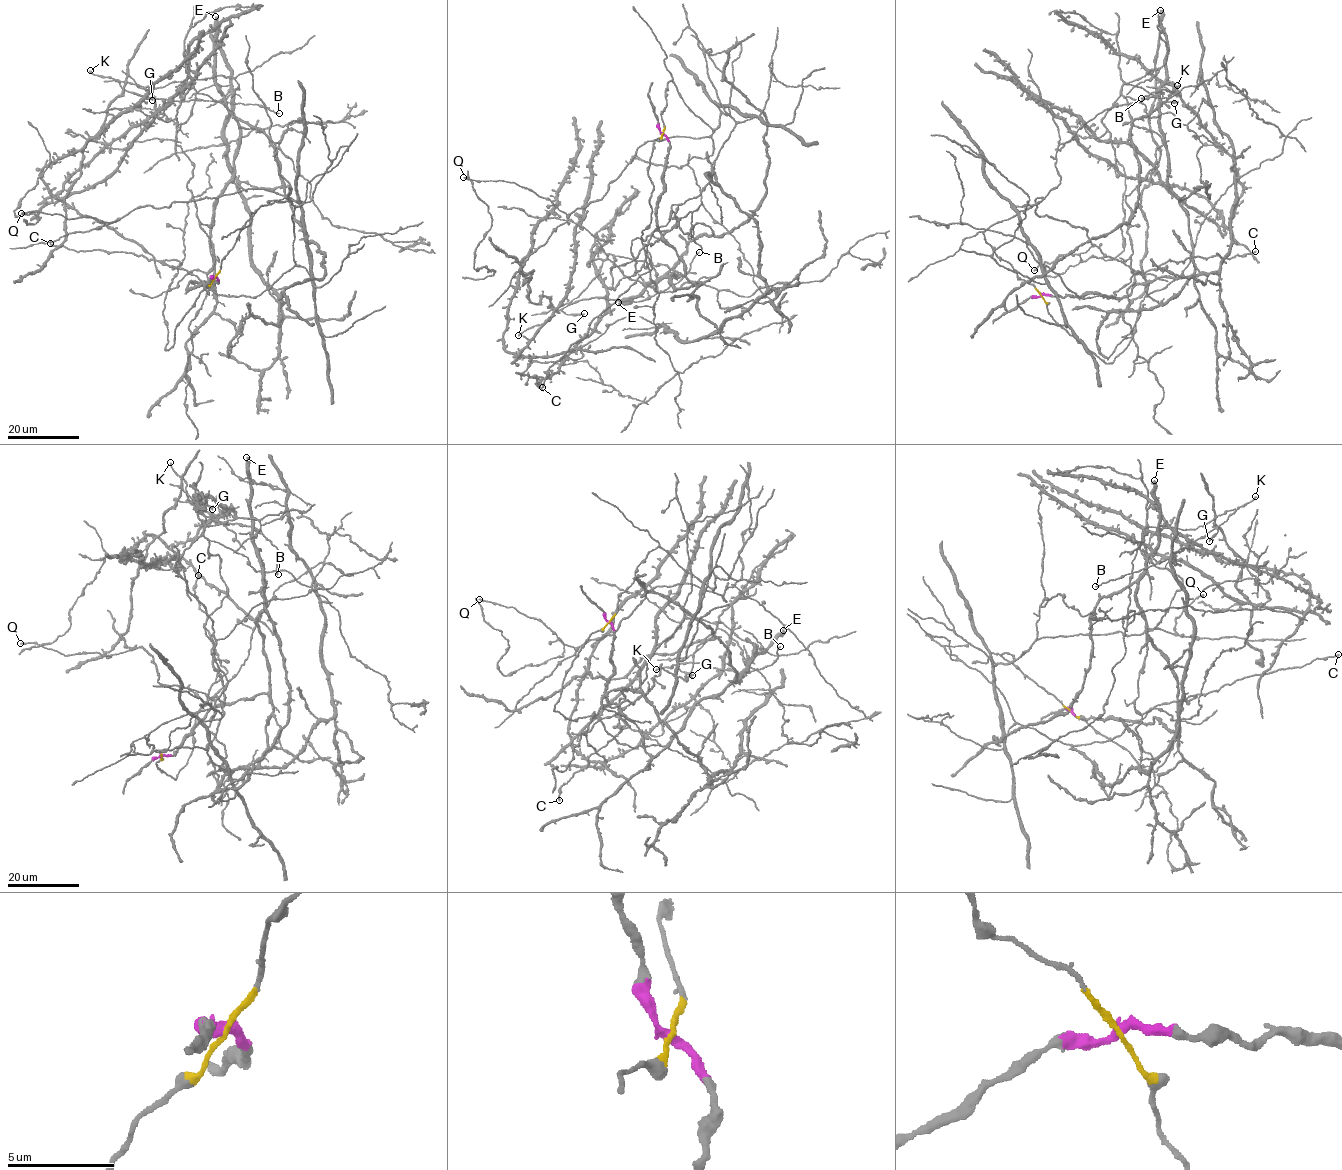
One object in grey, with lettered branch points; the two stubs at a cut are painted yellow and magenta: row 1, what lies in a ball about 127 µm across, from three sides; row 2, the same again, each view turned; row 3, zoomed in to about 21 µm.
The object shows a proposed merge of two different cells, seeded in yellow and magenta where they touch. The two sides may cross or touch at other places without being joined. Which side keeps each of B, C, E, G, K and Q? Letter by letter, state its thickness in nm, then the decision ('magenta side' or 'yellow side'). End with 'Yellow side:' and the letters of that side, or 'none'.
B: calibre 170 nm; magenta side
C: calibre 280 nm; yellow side
E: calibre 360 nm; magenta side
G: calibre 300 nm; magenta side
K: calibre 200 nm; magenta side
Q: calibre 280 nm; yellow side
Yellow side: C, Q

